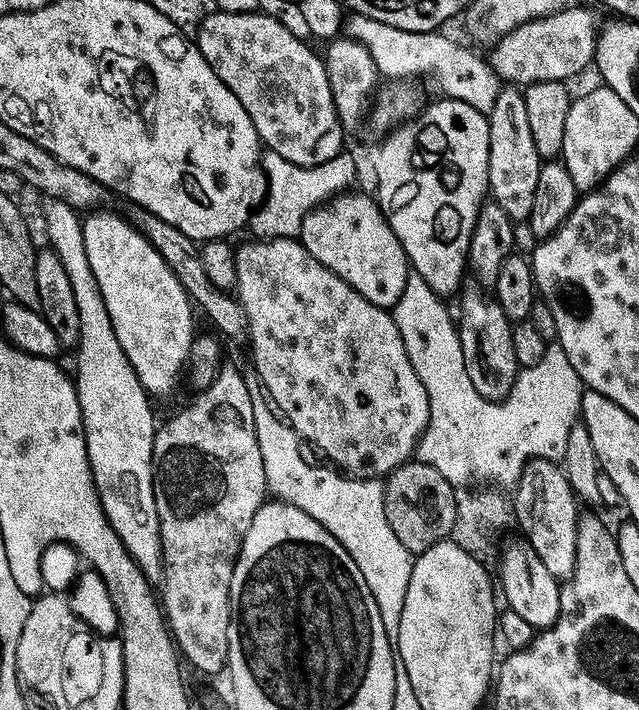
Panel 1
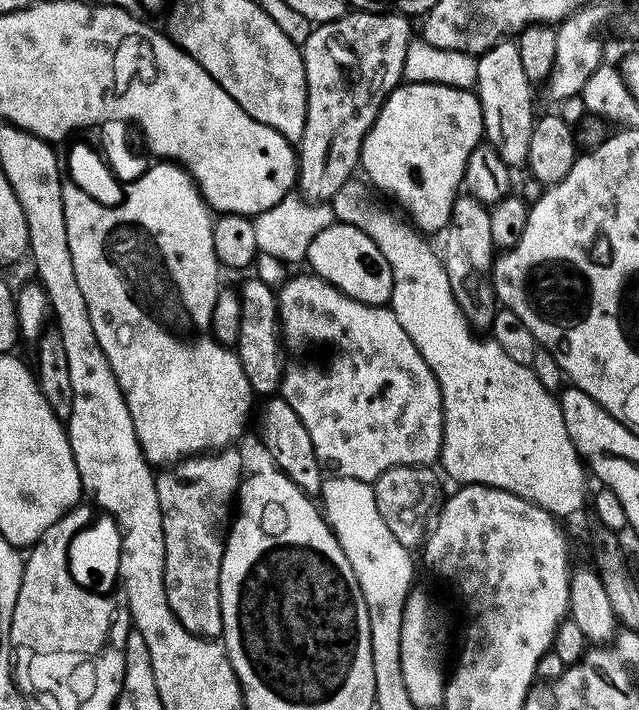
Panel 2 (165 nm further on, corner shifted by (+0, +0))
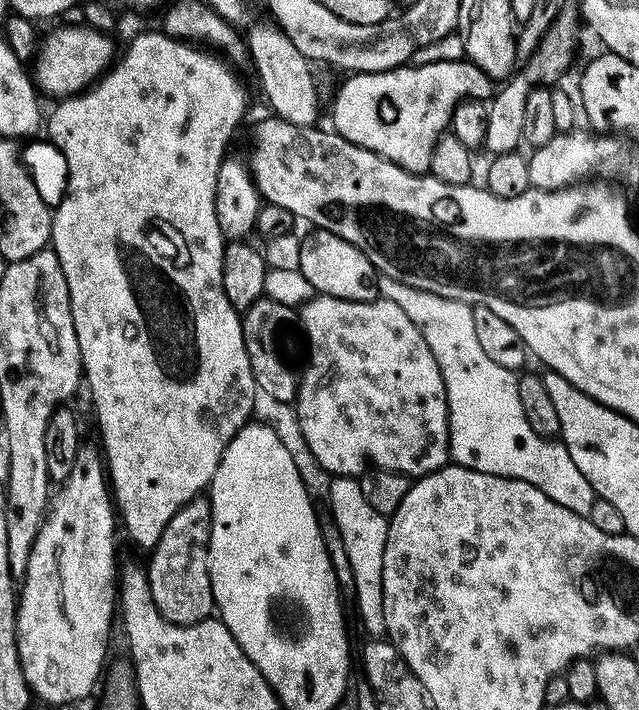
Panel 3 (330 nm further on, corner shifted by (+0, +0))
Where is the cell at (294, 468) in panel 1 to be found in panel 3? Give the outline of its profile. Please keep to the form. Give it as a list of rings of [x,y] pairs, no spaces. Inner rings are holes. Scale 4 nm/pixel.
[[[338,476],[329,479],[328,508],[332,511],[330,520],[342,534],[342,546],[346,546],[346,558],[350,558],[350,570],[354,570],[354,595],[360,620],[372,638],[386,633],[386,614],[382,614],[382,554],[386,550],[388,520],[362,494],[359,479]]]

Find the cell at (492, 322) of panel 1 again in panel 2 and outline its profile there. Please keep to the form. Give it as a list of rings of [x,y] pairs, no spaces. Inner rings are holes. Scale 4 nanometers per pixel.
[[[457,195],[454,206],[452,207],[452,217],[448,219],[447,228],[443,229],[443,236],[444,252],[442,251],[442,259],[444,269],[446,270],[446,278],[450,278],[450,290],[454,290],[454,298],[458,302],[462,314],[468,319],[468,323],[472,325],[473,329],[491,329],[498,309],[498,301],[496,299],[496,291],[492,288],[490,279],[490,273],[494,263],[494,245],[492,235],[490,234],[489,209],[482,202],[478,202],[470,195]]]

